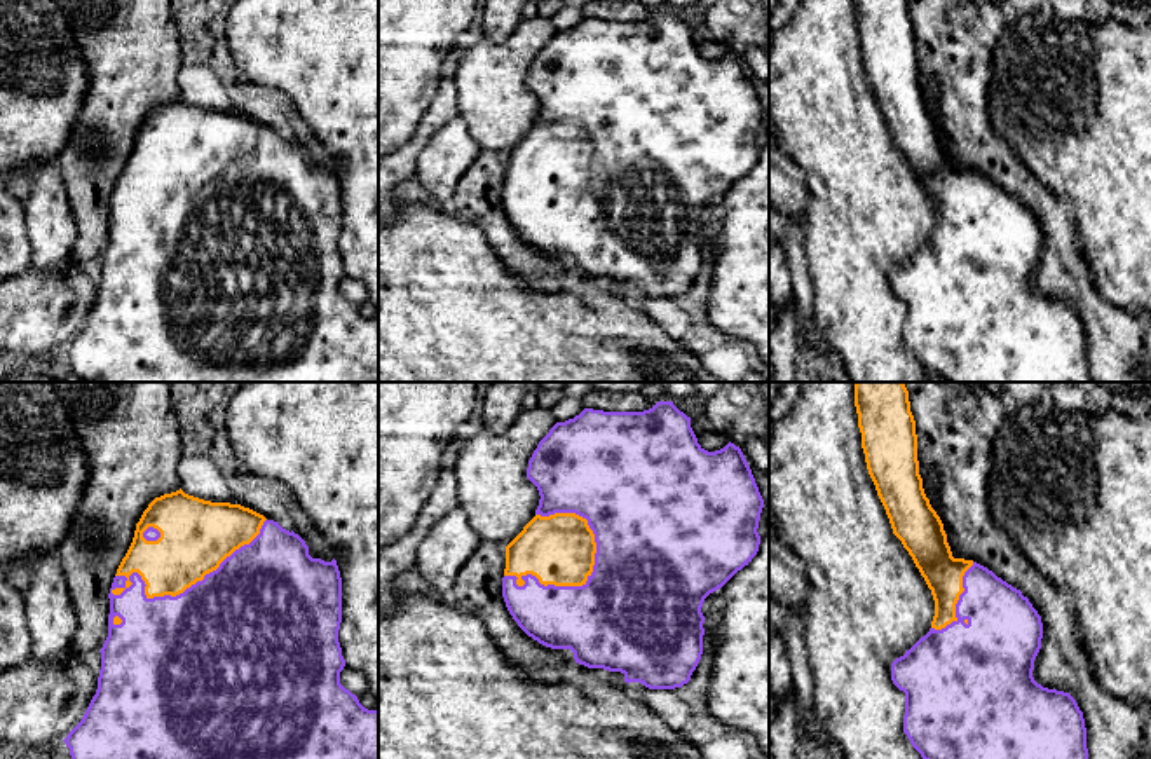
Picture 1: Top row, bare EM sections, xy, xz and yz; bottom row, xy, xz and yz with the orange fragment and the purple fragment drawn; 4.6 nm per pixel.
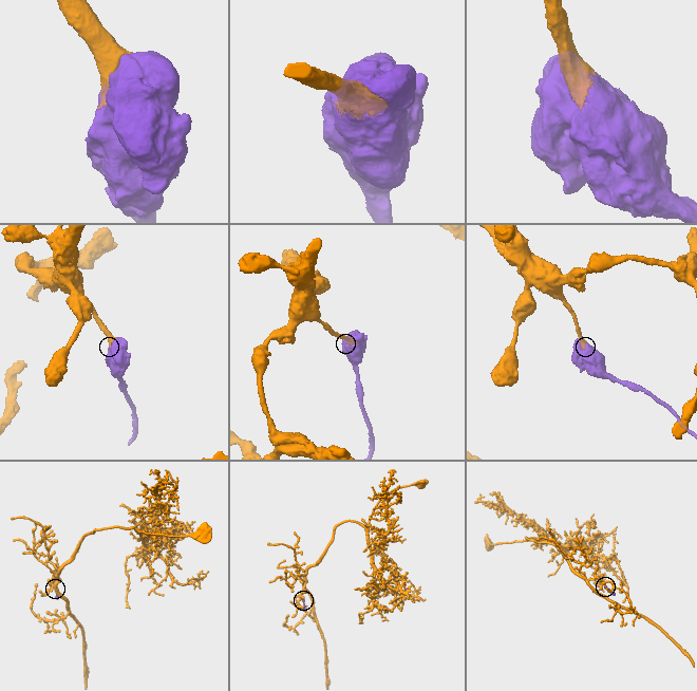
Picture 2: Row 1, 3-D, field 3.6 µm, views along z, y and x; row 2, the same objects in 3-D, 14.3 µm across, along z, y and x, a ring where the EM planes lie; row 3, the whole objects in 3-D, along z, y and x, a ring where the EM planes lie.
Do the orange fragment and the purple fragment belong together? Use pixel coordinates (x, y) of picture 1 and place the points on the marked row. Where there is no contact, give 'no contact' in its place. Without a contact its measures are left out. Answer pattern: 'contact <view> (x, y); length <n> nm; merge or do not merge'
contact xy (183, 590); length 800 nm; merge

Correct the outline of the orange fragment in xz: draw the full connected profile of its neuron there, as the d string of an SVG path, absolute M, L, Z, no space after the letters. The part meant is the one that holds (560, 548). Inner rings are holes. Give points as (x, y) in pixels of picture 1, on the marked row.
M657 401L652 408L644 412L584 408L574 419L556 422L539 441L528 461L527 478L537 487L541 499L535 516L506 546L506 569L502 578L502 597L518 626L546 647L570 649L579 665L621 672L628 684L640 682L649 689L675 689L687 684L703 654L705 616L701 607L705 598L748 565L760 544L757 529L764 499L741 448L729 441L720 450L705 450L691 427L691 417L680 412L673 401Z

